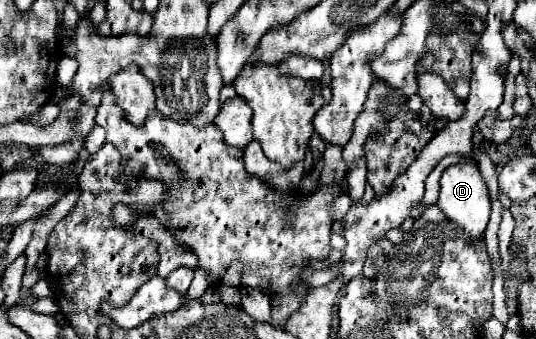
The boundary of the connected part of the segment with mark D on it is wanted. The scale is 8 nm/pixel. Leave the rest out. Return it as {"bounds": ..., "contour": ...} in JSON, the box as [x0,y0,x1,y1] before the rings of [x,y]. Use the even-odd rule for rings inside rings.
{"bounds":[436,161,490,239],"contour":[[[460,161],[456,165],[450,165],[444,169],[442,179],[440,179],[440,197],[436,203],[442,213],[460,225],[460,229],[470,237],[470,239],[482,239],[488,217],[490,217],[490,197],[488,197],[488,187],[484,179],[480,177],[480,171],[476,167],[476,161]]]}

